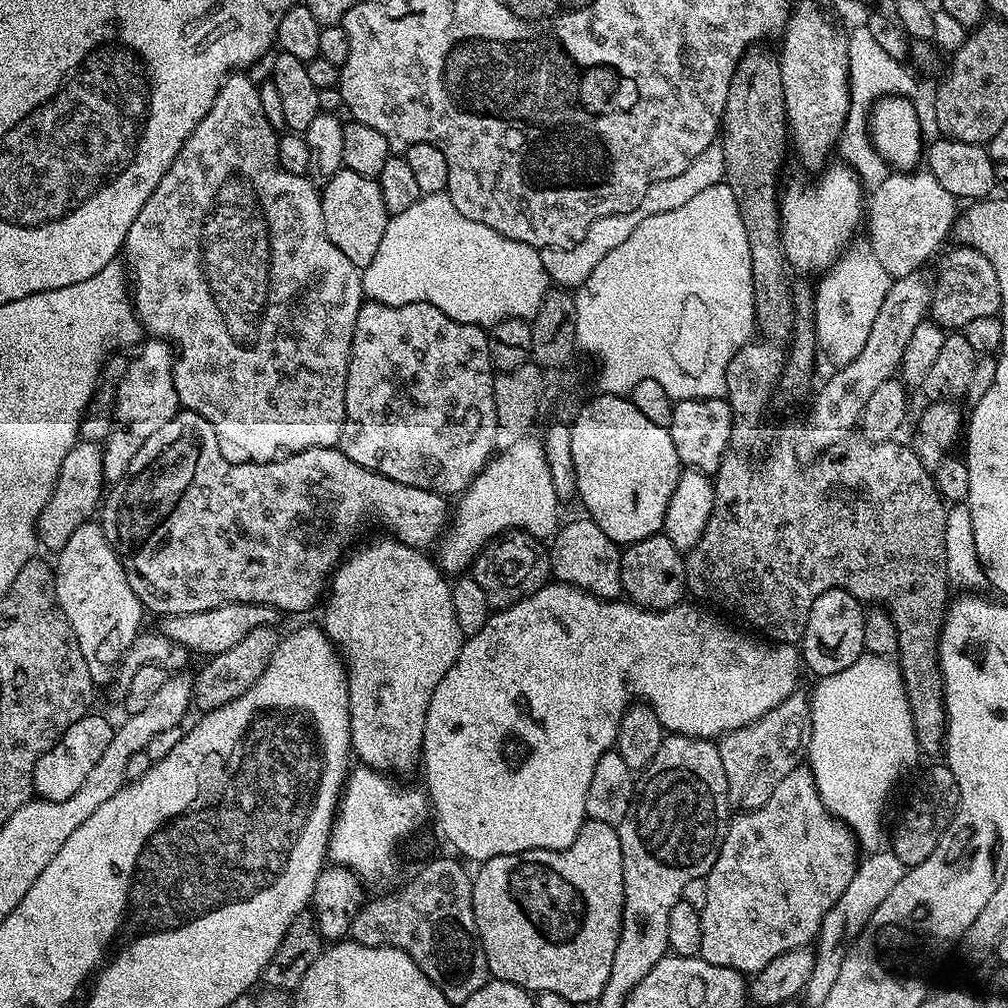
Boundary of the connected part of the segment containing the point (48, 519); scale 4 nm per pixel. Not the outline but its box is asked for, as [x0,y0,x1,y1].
[36,440,105,554]

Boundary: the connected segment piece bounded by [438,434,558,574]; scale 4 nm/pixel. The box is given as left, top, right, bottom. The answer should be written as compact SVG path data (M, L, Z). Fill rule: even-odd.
M532 434L517 435L513 439L516 441L501 456L493 455L459 493L450 523L438 541L438 564L445 573L463 573L481 548L505 530L529 532L537 538L551 537L557 531L558 501L554 482L550 482L550 466L546 466L544 441L528 435Z

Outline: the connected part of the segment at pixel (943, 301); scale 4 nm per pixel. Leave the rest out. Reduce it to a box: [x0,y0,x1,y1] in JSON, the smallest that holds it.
[930,246,1000,330]

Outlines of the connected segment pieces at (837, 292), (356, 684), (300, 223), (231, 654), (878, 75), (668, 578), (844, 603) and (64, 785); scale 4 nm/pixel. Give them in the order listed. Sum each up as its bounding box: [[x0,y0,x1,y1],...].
[[815,240,893,366],[322,539,465,774],[122,70,366,464],[193,624,282,713],[838,54,916,193],[620,534,685,610],[802,588,865,677],[32,714,113,802]]

